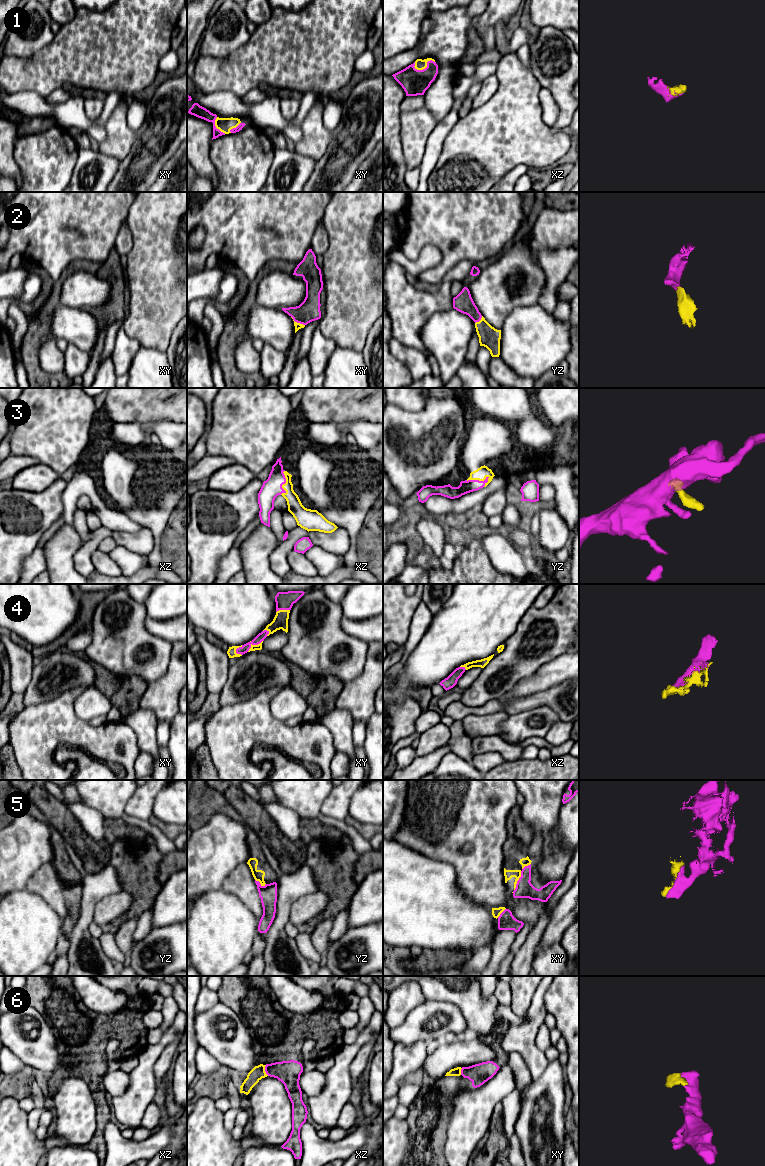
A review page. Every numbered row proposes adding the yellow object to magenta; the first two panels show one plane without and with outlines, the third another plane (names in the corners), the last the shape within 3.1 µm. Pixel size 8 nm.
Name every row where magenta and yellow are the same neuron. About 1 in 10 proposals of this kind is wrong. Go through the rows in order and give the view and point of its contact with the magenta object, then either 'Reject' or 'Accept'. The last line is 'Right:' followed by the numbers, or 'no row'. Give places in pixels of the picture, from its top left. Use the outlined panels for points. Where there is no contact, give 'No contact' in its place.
1: Touches magenta at xz (426, 67). Accept
2: Touches magenta at xy (297, 322). Accept
3: Touches magenta at yz (477, 480). Accept
4: Touches magenta at xy (254, 644). Accept
5: Touches magenta at xy (517, 881). Reject
6: Touches magenta at xz (265, 1070). Accept
Right: 1, 2, 3, 4, 6

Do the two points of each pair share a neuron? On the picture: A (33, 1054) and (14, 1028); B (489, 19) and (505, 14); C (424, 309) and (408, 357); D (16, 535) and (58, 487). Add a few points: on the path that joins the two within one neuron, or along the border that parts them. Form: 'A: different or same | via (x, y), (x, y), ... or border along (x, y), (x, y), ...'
A: same | via (27, 1048), (14, 1034)
B: same | via (493, 15), (501, 14)
C: different | border along (393, 337), (404, 345), (417, 348), (425, 356)
D: same | via (26, 523), (50, 499)

